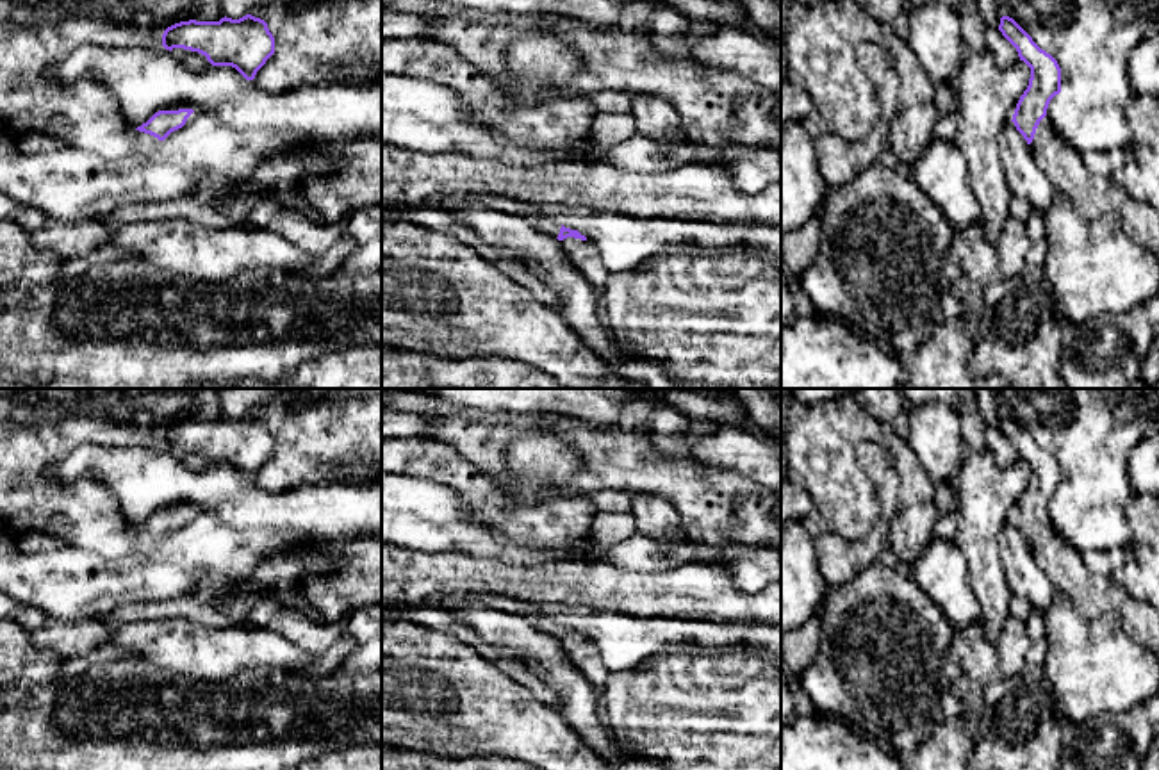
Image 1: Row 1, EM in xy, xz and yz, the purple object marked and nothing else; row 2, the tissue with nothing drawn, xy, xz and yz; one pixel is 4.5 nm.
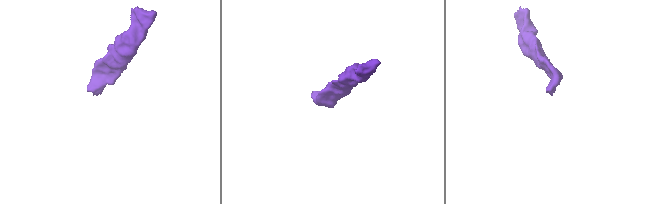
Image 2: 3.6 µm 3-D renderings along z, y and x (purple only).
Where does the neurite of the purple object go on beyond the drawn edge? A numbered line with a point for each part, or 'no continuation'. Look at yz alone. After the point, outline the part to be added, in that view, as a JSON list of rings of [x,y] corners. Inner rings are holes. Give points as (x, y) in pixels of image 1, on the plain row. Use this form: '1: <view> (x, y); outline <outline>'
1: yz (1092, 594); outline [[[1045,515],[1029,544],[1056,590],[1066,594],[1075,610],[1095,618],[1116,615],[1122,629],[1159,659],[1159,611],[1132,597],[1111,576],[1091,572],[1082,553],[1070,545]]]

